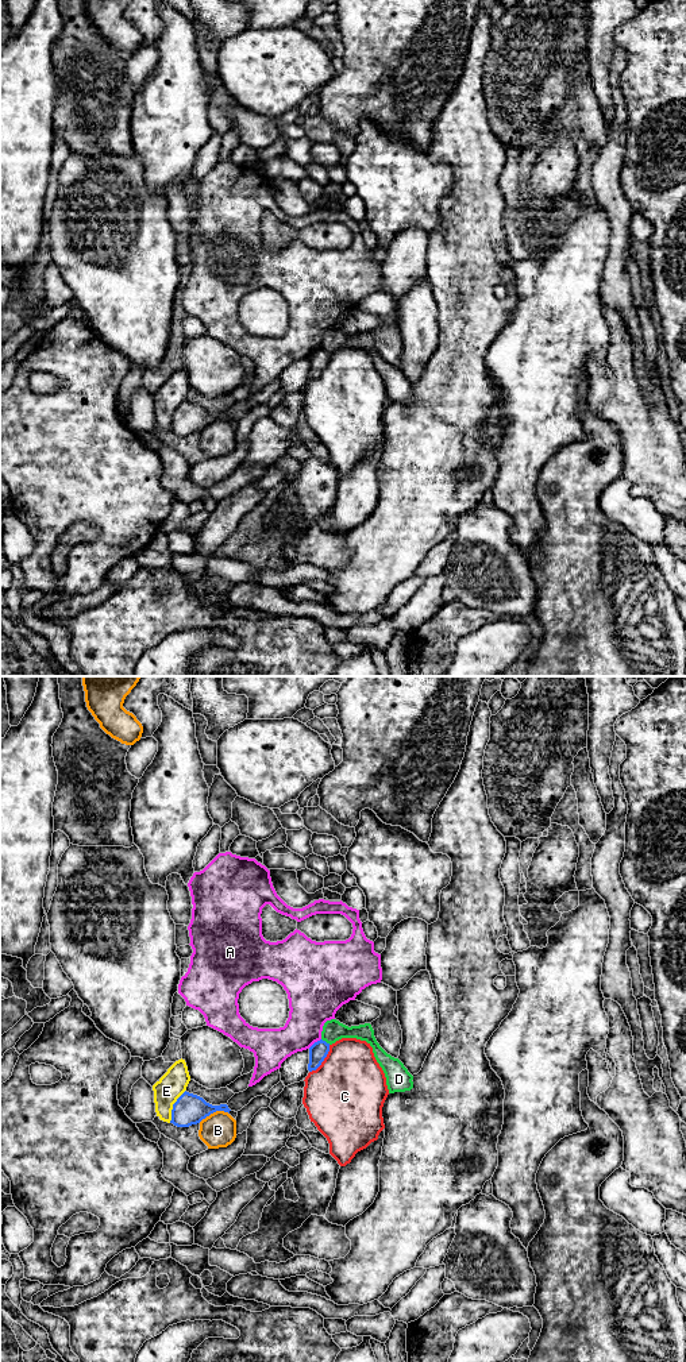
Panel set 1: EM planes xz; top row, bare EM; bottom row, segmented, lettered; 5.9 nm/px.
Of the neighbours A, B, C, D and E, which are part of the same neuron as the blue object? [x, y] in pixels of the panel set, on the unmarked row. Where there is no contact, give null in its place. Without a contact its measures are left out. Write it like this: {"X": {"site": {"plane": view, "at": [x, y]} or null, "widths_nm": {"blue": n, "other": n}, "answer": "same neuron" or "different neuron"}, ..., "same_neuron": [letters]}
{"A": {"site": {"plane": "xz", "at": [315, 351]}, "widths_nm": {"blue": 110, "other": 280}, "answer": "different neuron"}, "B": {"site": {"plane": "xz", "at": [214, 420]}, "widths_nm": {"blue": 180, "other": 200}, "answer": "different neuron"}, "C": {"site": {"plane": "xz", "at": [323, 369]}, "widths_nm": {"blue": 110, "other": 460}, "answer": "different neuron"}, "D": {"site": {"plane": "xz", "at": [324, 350]}, "widths_nm": {"blue": 110, "other": 130}, "answer": "different neuron"}, "E": {"site": {"plane": "xz", "at": [173, 415]}, "widths_nm": {"blue": 180, "other": 160}, "answer": "different neuron"}, "same_neuron": []}

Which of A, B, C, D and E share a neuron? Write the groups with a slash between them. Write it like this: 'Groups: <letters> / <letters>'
Groups: A / B / C / D / E

